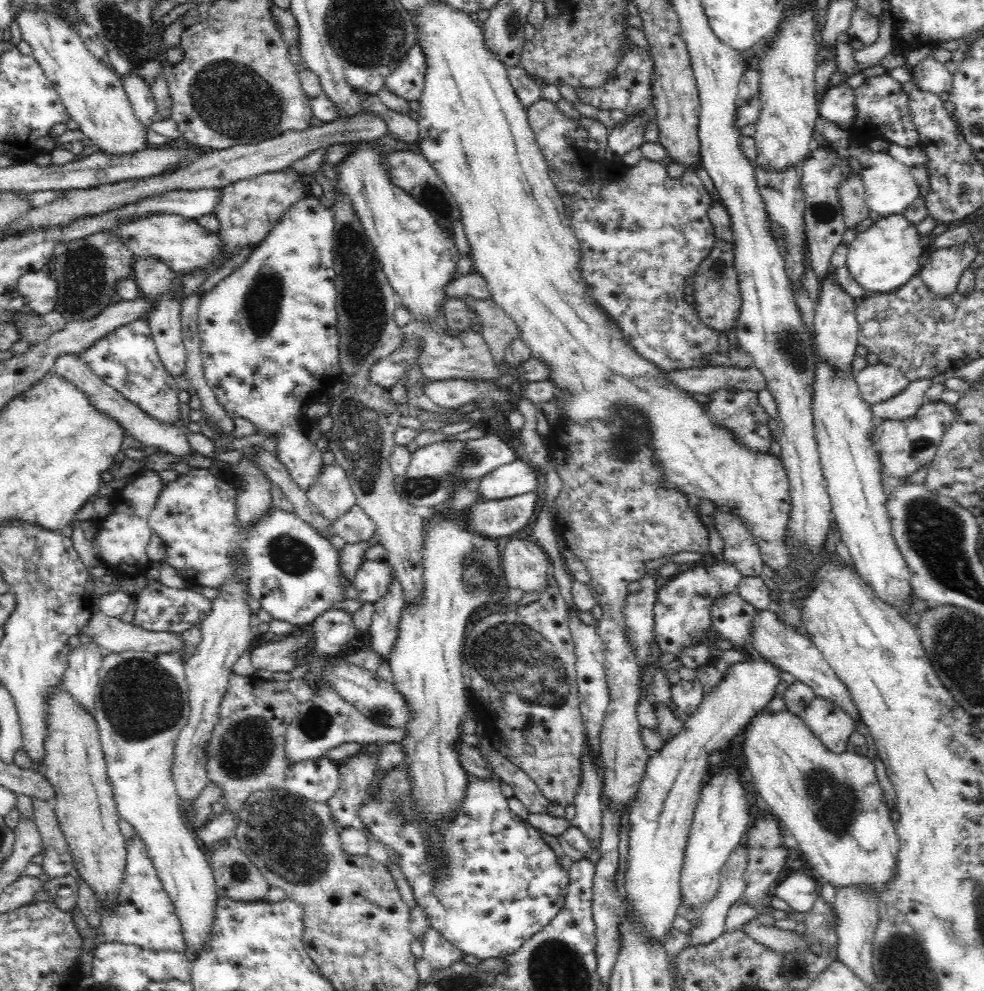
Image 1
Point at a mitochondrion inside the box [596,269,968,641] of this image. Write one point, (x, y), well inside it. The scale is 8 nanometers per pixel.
(626, 445)

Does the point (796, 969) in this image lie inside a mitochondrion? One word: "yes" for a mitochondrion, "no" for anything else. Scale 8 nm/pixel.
yes

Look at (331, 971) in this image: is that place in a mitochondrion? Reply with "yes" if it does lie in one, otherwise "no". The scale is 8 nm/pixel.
no

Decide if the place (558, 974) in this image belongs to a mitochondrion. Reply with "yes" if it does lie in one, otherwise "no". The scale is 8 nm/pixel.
yes

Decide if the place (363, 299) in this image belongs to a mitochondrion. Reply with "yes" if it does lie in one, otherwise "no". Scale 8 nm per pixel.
yes

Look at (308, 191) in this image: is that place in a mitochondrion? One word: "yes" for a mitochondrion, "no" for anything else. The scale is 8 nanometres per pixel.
no

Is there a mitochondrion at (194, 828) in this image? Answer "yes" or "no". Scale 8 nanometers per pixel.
no

